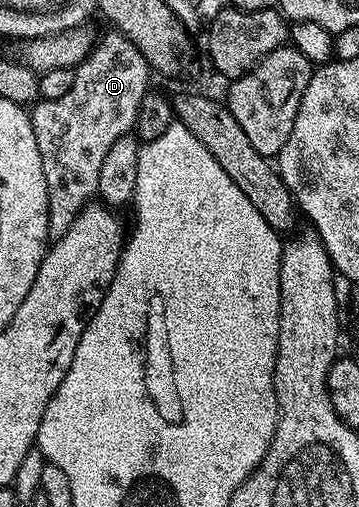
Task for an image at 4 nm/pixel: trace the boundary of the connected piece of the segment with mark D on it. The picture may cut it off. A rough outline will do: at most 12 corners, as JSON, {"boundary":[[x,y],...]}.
{"boundary":[[95,39],[59,100],[31,107],[61,238],[97,197],[149,93],[146,56]]}

